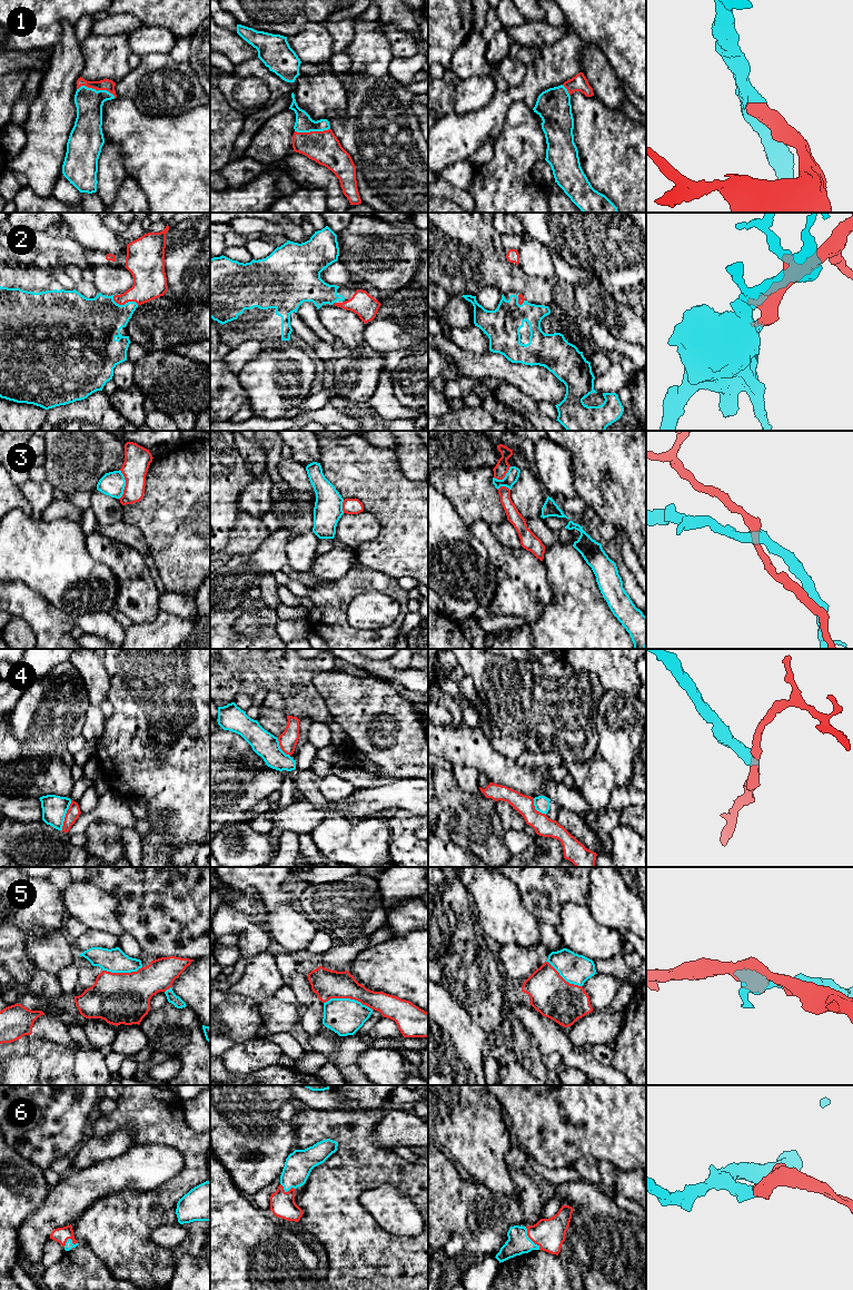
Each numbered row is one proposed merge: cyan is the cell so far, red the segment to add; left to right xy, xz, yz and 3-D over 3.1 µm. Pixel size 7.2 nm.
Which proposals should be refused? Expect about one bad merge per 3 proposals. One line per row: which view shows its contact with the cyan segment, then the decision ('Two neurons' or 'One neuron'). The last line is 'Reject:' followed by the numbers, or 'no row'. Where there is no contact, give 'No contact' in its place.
1: Touches cyan in xy. One neuron
2: Touches cyan in xy. One neuron
3: Touches cyan in xy. Two neurons
4: Touches cyan in xy. Two neurons
5: Touches cyan in xz. Two neurons
6: Touches cyan in yz. One neuron
Reject: 3, 4, 5

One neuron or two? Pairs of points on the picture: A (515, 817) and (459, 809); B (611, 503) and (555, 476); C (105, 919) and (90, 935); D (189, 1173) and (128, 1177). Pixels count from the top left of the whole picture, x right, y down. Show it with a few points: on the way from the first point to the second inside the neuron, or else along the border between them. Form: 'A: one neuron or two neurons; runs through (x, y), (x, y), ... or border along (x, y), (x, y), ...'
A: two neurons; border along (494, 801), (494, 807), (505, 830)
B: two neurons; border along (571, 460), (574, 473), (574, 489), (577, 495)
C: two neurons; border along (88, 927), (107, 931), (117, 937)
D: two neurons; border along (177, 1149), (182, 1156), (182, 1168), (154, 1189)

